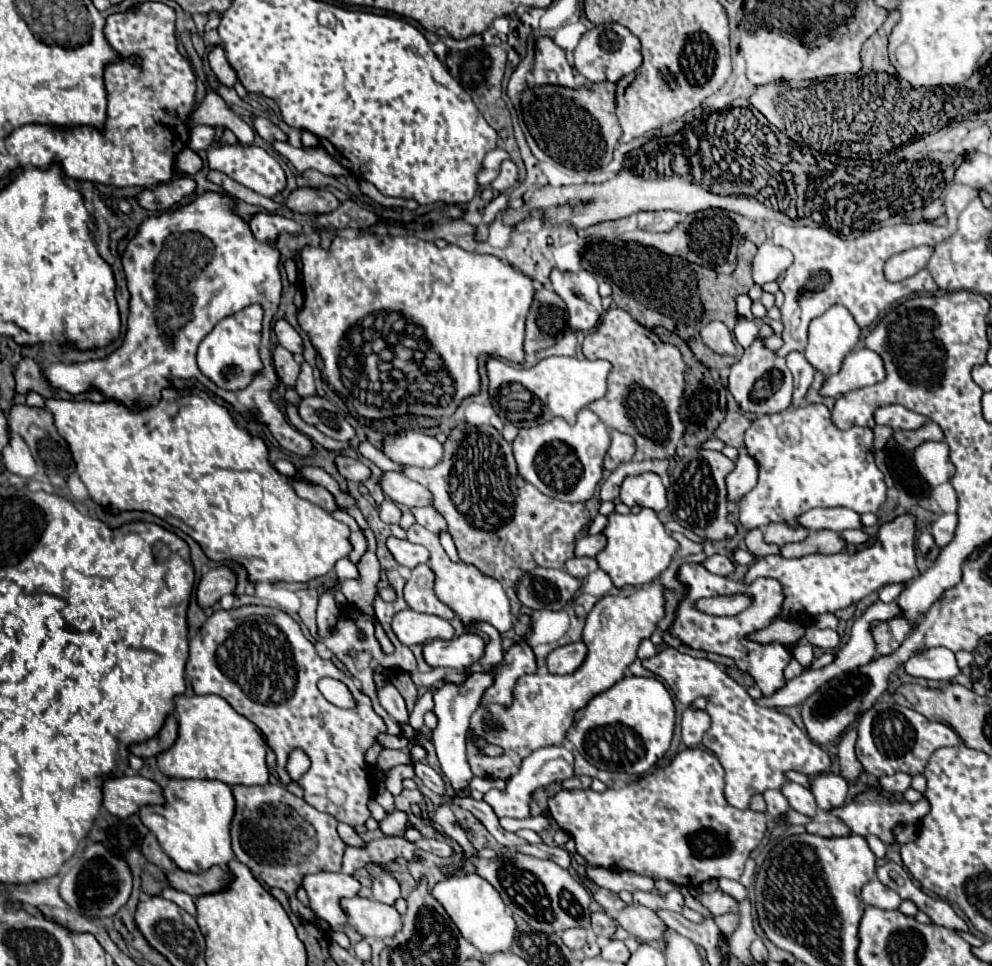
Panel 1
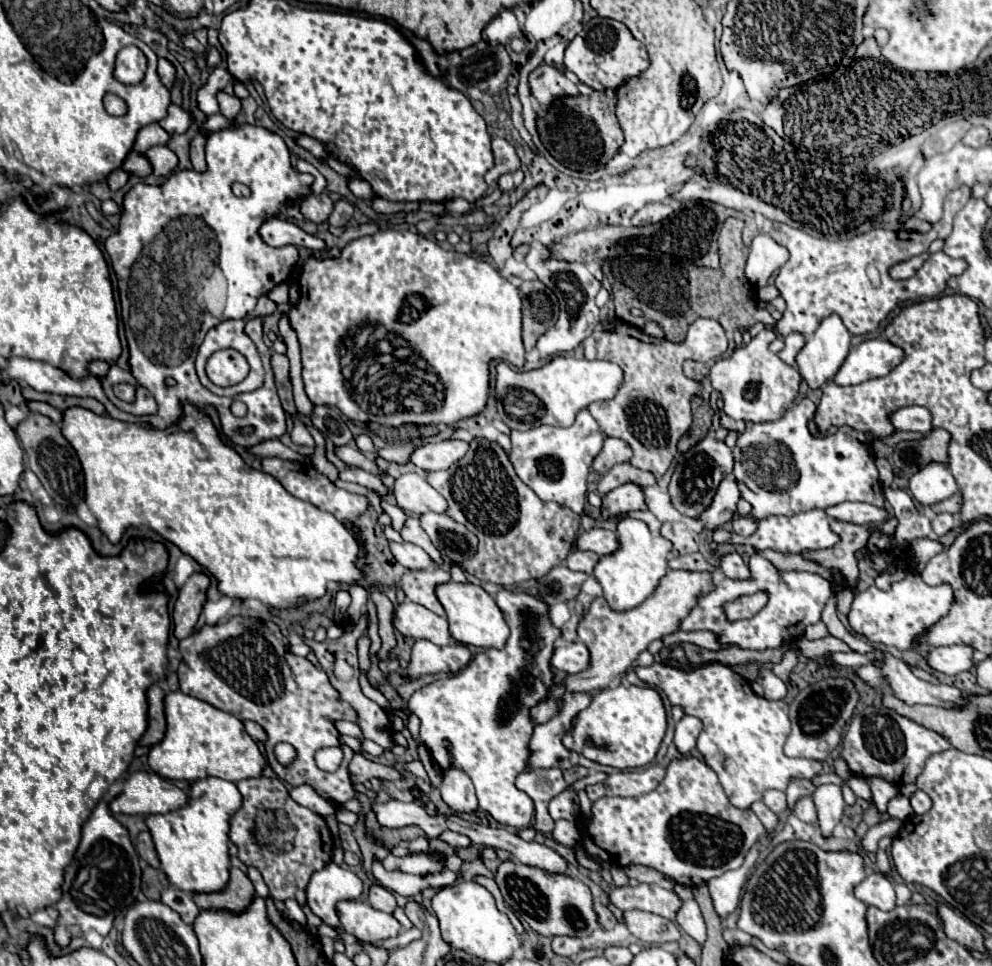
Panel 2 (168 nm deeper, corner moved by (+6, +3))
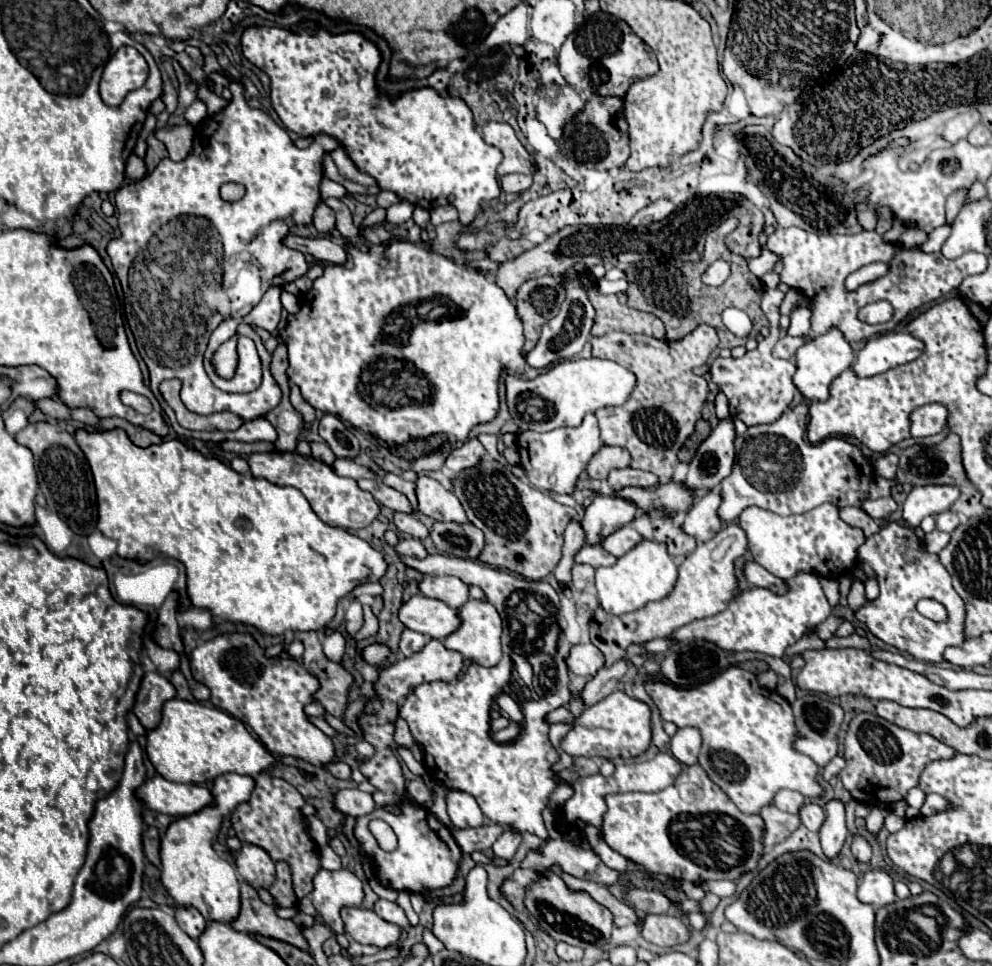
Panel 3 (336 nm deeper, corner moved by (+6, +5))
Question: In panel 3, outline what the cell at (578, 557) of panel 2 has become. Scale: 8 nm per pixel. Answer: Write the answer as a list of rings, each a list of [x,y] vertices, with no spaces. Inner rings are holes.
[[[584,545],[584,549],[580,549],[580,553],[576,555],[576,563],[588,563],[592,567],[608,567],[616,563],[616,557],[604,551],[602,547]]]

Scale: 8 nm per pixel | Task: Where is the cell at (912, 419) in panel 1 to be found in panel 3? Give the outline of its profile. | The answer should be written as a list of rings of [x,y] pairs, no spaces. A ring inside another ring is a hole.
[[[940,403],[918,407],[912,415],[912,437],[928,437],[940,433],[948,425],[948,409]]]

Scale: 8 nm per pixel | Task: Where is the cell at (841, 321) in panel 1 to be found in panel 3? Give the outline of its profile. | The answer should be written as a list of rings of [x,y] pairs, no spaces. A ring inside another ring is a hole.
[[[838,329],[828,331],[826,335],[814,337],[806,345],[802,345],[796,351],[796,373],[794,373],[794,385],[808,401],[826,401],[830,397],[830,383],[846,371],[854,361],[854,351],[850,343],[844,339],[844,335]]]

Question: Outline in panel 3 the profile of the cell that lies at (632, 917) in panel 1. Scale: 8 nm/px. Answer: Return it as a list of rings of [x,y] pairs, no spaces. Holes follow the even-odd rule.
[[[646,915],[642,919],[642,935],[646,941],[660,947],[674,947],[690,939],[682,919],[670,915]]]

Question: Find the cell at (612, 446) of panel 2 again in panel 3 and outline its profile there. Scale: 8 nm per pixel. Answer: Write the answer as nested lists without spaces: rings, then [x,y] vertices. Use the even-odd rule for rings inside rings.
[[[604,445],[590,459],[590,463],[586,467],[586,473],[592,479],[604,481],[612,469],[624,469],[624,467],[630,467],[630,453],[626,449],[622,449],[622,447],[608,447],[608,445]]]

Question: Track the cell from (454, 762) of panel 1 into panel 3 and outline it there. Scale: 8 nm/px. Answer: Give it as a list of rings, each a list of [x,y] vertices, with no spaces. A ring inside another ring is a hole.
[[[448,791],[448,815],[452,831],[466,829],[466,827],[480,827],[482,825],[482,811],[476,799],[462,791]]]

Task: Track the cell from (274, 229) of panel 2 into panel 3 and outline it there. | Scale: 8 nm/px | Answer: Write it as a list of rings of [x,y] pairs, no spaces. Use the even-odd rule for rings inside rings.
[[[288,235],[286,237],[286,245],[302,251],[302,253],[310,253],[314,259],[318,261],[328,261],[334,265],[342,265],[346,263],[346,251],[342,249],[342,245],[320,237],[320,239],[306,239],[306,237],[296,237],[296,235]]]

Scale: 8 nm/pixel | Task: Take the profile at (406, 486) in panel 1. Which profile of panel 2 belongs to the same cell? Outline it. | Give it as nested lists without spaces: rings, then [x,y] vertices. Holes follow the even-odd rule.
[[[404,473],[394,481],[392,493],[398,501],[398,505],[408,511],[408,513],[416,513],[422,515],[426,511],[434,511],[434,513],[444,513],[446,511],[446,499],[432,489],[420,475],[416,473]]]

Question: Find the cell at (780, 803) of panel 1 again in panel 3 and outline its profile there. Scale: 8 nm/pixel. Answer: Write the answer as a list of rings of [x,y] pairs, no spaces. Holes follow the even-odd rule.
[[[784,789],[784,791],[778,791],[776,797],[774,797],[774,805],[786,813],[792,813],[796,815],[800,811],[800,807],[804,805],[806,797],[802,793],[796,793],[796,791],[790,791],[790,789]]]

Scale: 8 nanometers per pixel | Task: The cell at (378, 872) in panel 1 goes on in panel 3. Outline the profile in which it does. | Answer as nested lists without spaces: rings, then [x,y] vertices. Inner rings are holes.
[[[378,899],[378,901],[374,903],[374,911],[376,911],[384,921],[394,923],[394,925],[398,925],[398,927],[404,929],[404,931],[410,929],[410,921],[408,921],[408,917],[404,915],[404,911],[402,911],[396,903],[386,901],[386,899]]]

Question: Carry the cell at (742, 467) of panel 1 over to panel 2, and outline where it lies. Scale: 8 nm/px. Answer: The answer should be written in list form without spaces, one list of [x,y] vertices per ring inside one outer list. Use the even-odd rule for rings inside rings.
[[[724,477],[712,505],[700,515],[700,521],[704,521],[706,529],[716,529],[728,521],[734,519],[736,515],[736,503],[740,499],[738,483],[736,477]]]

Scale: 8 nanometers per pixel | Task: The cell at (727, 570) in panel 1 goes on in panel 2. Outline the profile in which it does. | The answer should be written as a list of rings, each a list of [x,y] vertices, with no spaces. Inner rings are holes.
[[[728,553],[720,557],[720,569],[730,579],[748,579],[748,567],[738,553]]]

